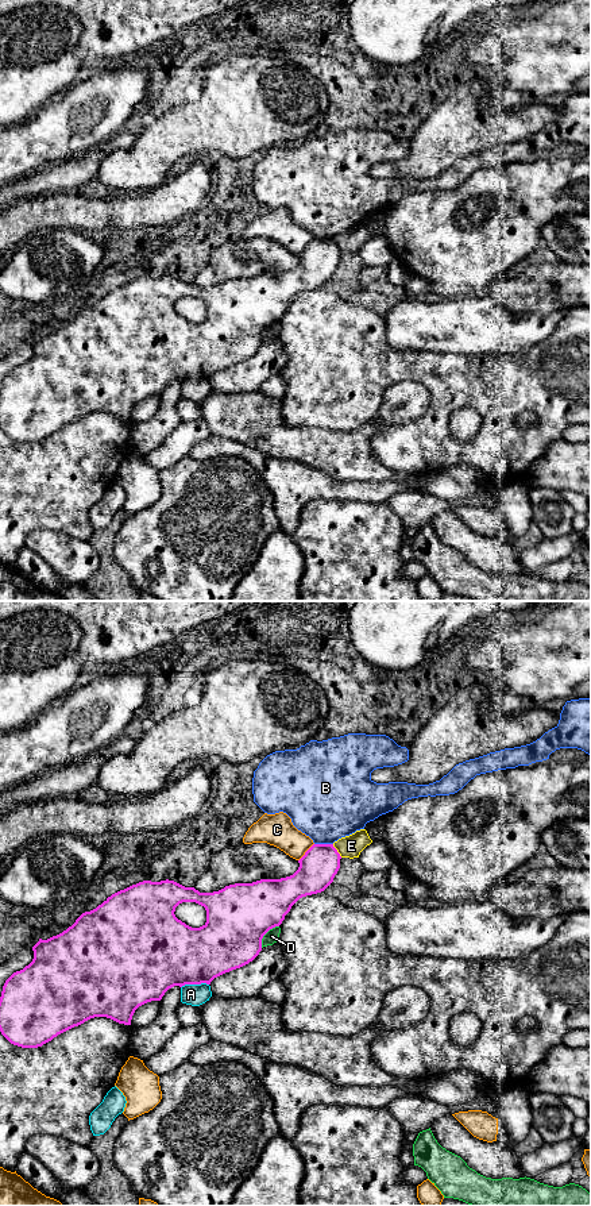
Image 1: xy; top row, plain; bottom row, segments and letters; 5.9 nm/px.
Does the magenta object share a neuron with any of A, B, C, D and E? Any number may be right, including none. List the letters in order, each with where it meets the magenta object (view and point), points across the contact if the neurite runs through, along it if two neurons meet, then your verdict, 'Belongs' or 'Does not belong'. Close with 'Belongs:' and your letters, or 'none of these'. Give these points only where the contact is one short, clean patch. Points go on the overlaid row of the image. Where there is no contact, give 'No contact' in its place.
A: Touches magenta at xy (194, 983). Does not belong
B: Touches magenta at xy (324, 844). Does not belong
C: Touches magenta at xy (305, 852). Does not belong
D: Touches magenta at xy (265, 933). Does not belong
E: Touches magenta at xy (336, 851). Boundary: xy (332, 844), (342, 856). Does not belong
Belongs: none of these

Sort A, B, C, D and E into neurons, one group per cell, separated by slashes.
A / B / C E / D

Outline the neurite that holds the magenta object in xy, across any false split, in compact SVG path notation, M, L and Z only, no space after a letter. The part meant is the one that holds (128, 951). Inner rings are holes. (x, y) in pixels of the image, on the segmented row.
M313 844L305 855L298 860L298 870L286 878L281 879L260 879L252 883L235 883L225 886L224 889L213 893L200 893L194 887L185 887L174 881L151 882L143 881L132 885L124 890L120 890L108 897L101 905L90 912L82 913L76 922L62 933L53 936L47 940L39 939L32 947L34 959L23 970L13 972L4 983L0 997L0 1032L13 1045L22 1048L38 1048L51 1041L58 1034L84 1024L85 1021L94 1017L107 1017L119 1024L131 1025L135 1010L151 1001L161 1001L165 993L174 986L185 985L201 985L210 982L232 970L240 968L252 962L262 951L262 939L273 928L279 926L285 920L285 916L290 912L291 906L302 897L317 894L324 891L332 882L340 868L340 854L333 844ZM182 902L196 902L205 908L206 922L200 928L192 928L178 920L174 914L175 908Z

